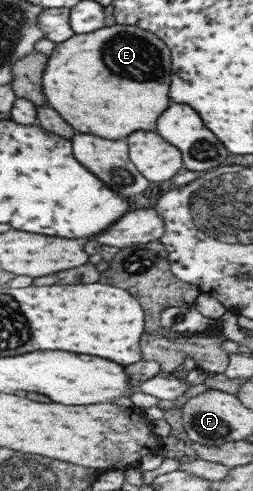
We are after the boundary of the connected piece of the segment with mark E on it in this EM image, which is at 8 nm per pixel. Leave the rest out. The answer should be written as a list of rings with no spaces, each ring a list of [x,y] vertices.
[[[114,24],[96,31],[71,35],[54,45],[41,73],[41,88],[47,104],[80,134],[120,140],[133,131],[152,131],[158,115],[168,107],[170,52],[166,44],[150,31]]]

